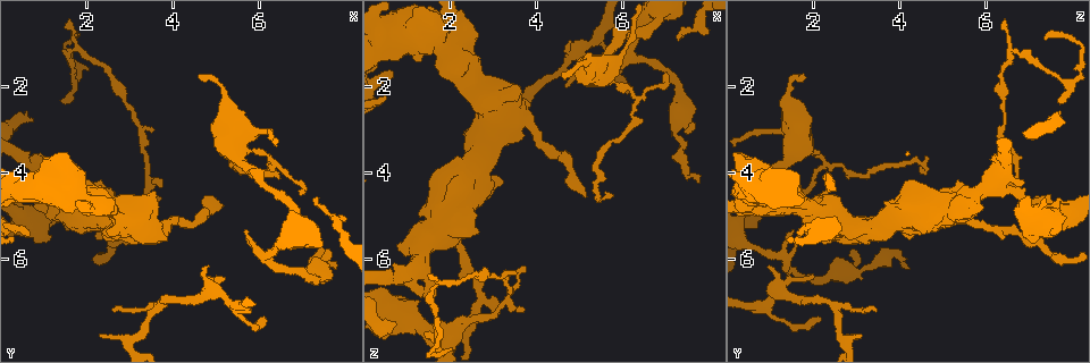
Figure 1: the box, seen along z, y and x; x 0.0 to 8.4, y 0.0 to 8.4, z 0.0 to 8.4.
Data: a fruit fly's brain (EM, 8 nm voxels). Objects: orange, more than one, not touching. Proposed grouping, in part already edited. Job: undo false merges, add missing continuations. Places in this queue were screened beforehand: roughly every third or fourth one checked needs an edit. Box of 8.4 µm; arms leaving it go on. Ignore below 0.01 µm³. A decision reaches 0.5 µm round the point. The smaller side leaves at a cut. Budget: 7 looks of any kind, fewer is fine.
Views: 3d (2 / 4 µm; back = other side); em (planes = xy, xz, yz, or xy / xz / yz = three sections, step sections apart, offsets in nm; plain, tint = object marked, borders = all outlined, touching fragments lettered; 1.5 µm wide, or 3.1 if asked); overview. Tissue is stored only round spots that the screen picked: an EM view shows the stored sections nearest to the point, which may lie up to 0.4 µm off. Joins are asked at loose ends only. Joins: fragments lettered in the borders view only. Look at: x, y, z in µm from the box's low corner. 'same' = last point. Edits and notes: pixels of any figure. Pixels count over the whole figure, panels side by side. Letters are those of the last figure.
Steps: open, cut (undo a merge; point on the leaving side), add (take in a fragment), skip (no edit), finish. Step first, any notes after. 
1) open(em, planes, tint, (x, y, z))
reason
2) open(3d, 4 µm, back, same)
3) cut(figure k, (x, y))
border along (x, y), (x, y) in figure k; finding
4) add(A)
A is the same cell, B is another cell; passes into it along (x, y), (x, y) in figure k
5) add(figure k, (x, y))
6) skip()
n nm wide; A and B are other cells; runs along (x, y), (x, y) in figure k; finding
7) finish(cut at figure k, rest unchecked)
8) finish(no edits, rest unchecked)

open(em, planes, tint, (1.70, 1.20, 6.60))
sharp bend

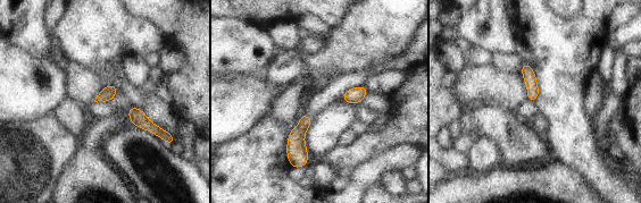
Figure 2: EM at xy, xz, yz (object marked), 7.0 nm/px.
open(em, planes, borders, same)
what lies round it

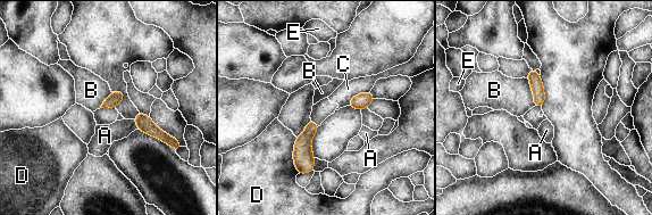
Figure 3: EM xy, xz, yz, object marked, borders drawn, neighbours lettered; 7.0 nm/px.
skip()
D touches over 260 nm; A, B, C, D and E are other cells; border along (369, 90), (357, 93), (348, 105) in figure 3; one neuron here

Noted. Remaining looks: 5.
open(em, planes, borders, (3.55, 4.50, 2.35))
branch stops here

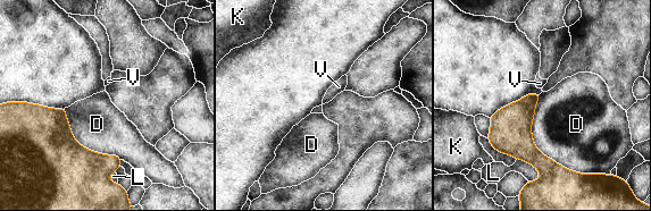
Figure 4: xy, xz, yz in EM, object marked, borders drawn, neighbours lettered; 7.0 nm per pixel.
skip()
D touches over 650 nm; D, K, L and V are other cells; none of them fits

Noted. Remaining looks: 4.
open(3d, 2 µm, (5.65, 5.30, 1.50))
tapers out

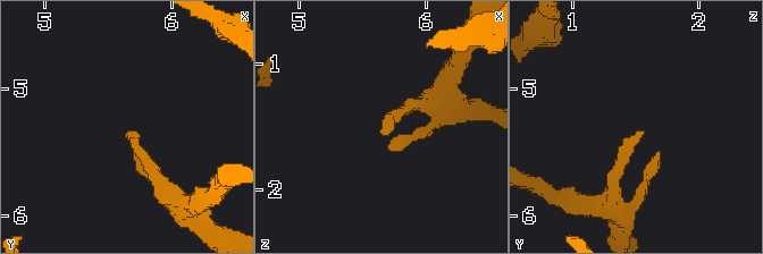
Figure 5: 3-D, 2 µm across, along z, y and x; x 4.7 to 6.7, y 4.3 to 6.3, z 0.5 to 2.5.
open(em, planes, borders, (5.64, 5.36, 1.58))

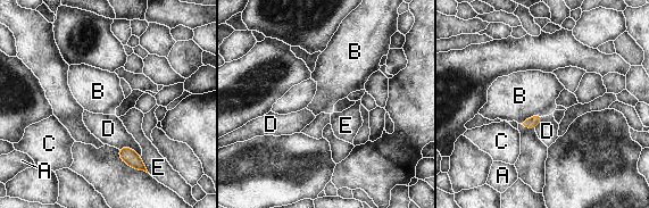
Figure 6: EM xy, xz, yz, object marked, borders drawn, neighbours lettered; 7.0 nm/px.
skip()
80 nm wide; A, B, C, D and E are other cells; border along (118, 148), (132, 148), (140, 156) in figure 6; none of them fits

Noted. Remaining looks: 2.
finish(no edits, rest unchecked)

